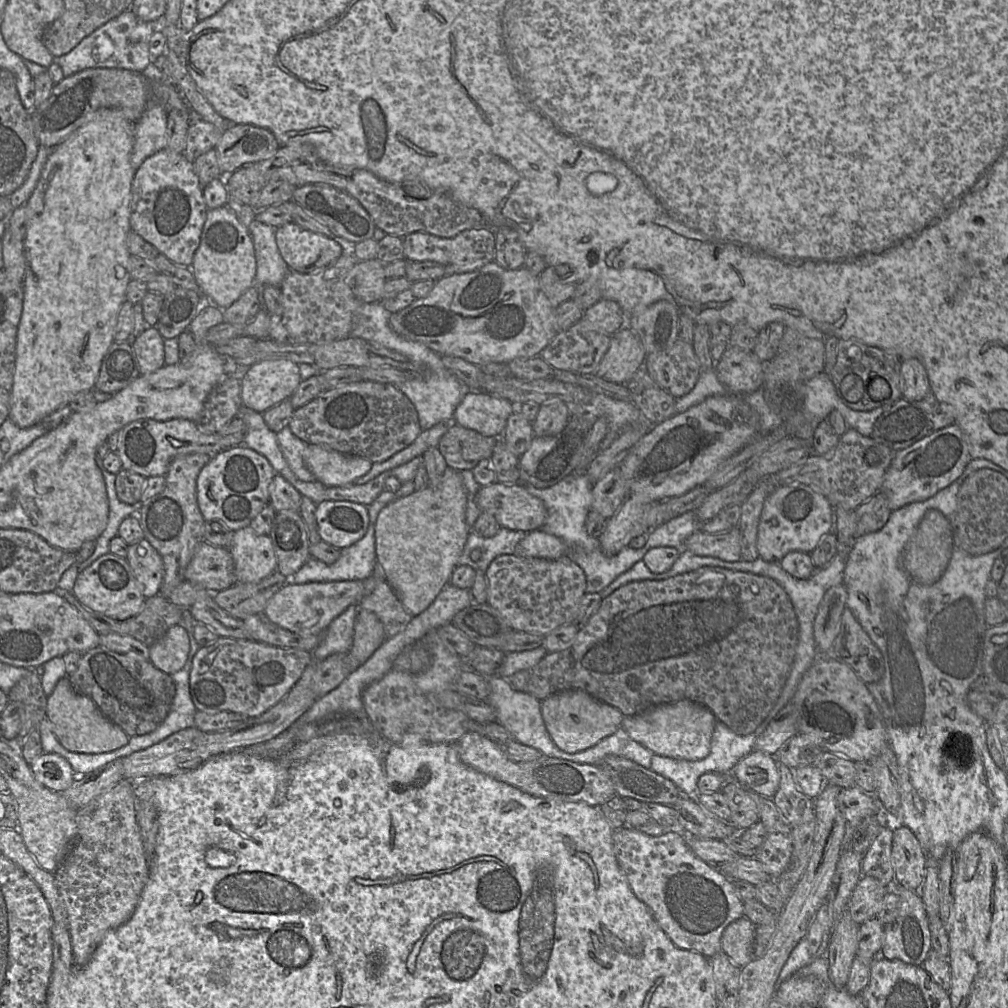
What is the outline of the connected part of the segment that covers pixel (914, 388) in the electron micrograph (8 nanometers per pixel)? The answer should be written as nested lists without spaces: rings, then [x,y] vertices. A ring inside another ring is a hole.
[[[917,358],[901,361],[901,397],[907,401],[922,400],[932,393],[927,372]]]

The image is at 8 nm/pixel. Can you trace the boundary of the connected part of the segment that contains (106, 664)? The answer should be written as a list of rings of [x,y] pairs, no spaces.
[[[101,644],[82,655],[77,670],[69,675],[75,691],[91,698],[101,712],[129,737],[148,734],[170,712],[176,693],[172,677],[137,654],[122,654]]]

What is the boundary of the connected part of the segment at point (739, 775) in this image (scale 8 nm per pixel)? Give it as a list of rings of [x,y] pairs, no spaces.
[[[751,751],[736,764],[731,775],[742,788],[770,799],[779,787],[777,761],[761,751]]]

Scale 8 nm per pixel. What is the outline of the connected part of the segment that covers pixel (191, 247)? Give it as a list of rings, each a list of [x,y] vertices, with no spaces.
[[[164,148],[137,169],[132,183],[131,229],[173,263],[191,268],[207,211],[193,163],[182,153]]]

